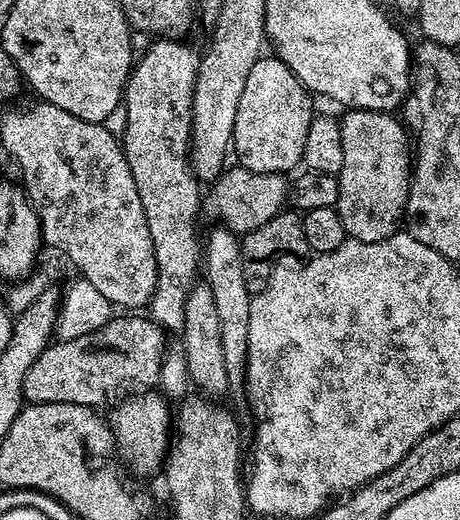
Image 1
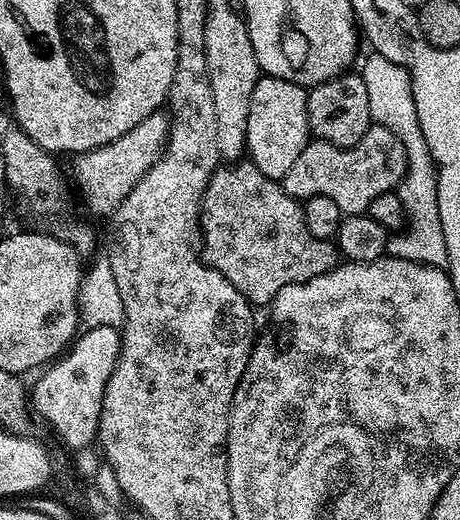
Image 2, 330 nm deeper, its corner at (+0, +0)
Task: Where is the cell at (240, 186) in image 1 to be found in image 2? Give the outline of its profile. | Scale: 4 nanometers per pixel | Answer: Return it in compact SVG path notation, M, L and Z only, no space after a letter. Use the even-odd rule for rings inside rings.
M373 123L363 140L353 148L339 148L325 140L309 139L294 166L286 170L282 183L286 194L298 201L315 196L334 198L341 214L359 216L367 213L370 202L380 194L397 191L407 174L408 164L403 142L386 126Z

